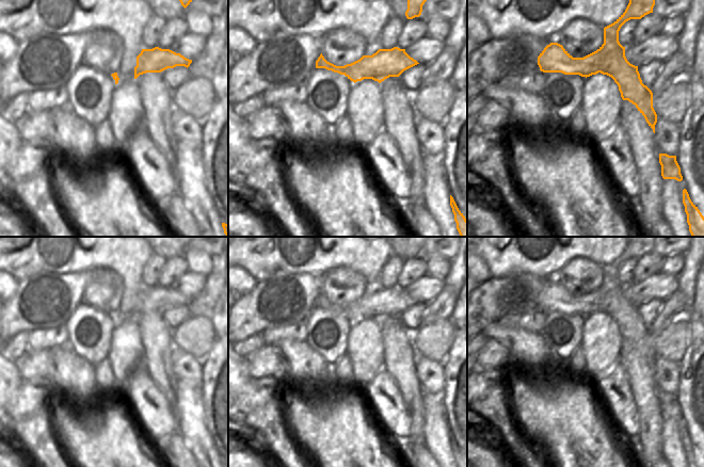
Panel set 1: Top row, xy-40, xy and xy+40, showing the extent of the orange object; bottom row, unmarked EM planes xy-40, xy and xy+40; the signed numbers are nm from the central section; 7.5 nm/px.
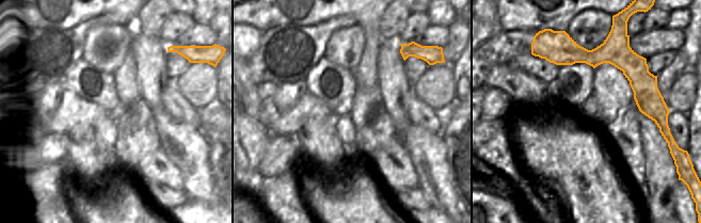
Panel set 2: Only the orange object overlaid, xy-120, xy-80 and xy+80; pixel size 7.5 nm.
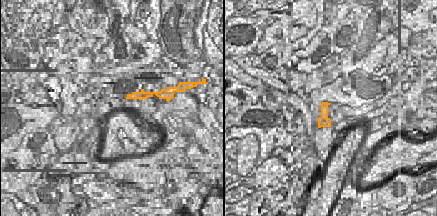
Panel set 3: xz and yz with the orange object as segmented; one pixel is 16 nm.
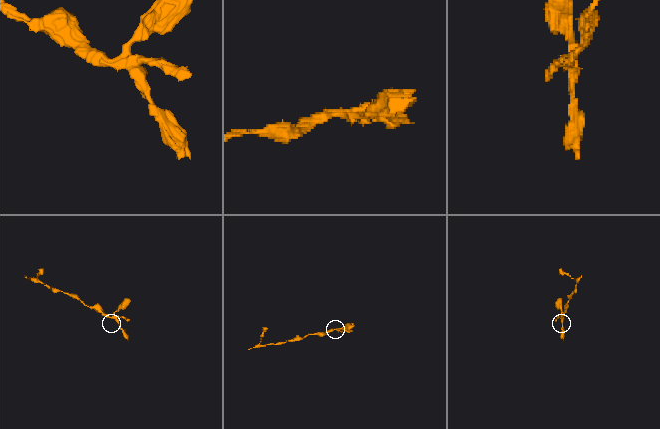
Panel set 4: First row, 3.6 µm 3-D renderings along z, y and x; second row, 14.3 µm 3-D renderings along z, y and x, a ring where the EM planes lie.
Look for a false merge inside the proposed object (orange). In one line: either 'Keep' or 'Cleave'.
Cleave

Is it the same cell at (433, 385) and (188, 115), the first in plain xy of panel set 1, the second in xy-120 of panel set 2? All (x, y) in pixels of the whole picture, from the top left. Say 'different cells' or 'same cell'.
same cell

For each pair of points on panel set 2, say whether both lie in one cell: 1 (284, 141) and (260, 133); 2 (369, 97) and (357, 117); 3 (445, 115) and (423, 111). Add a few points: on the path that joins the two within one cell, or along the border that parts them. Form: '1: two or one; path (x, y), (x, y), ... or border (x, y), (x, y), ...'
1: two; border (267, 127), (270, 138), (260, 160)
2: one; path (365, 102), (360, 112)
3: two; border (435, 111), (443, 126), (442, 132)

